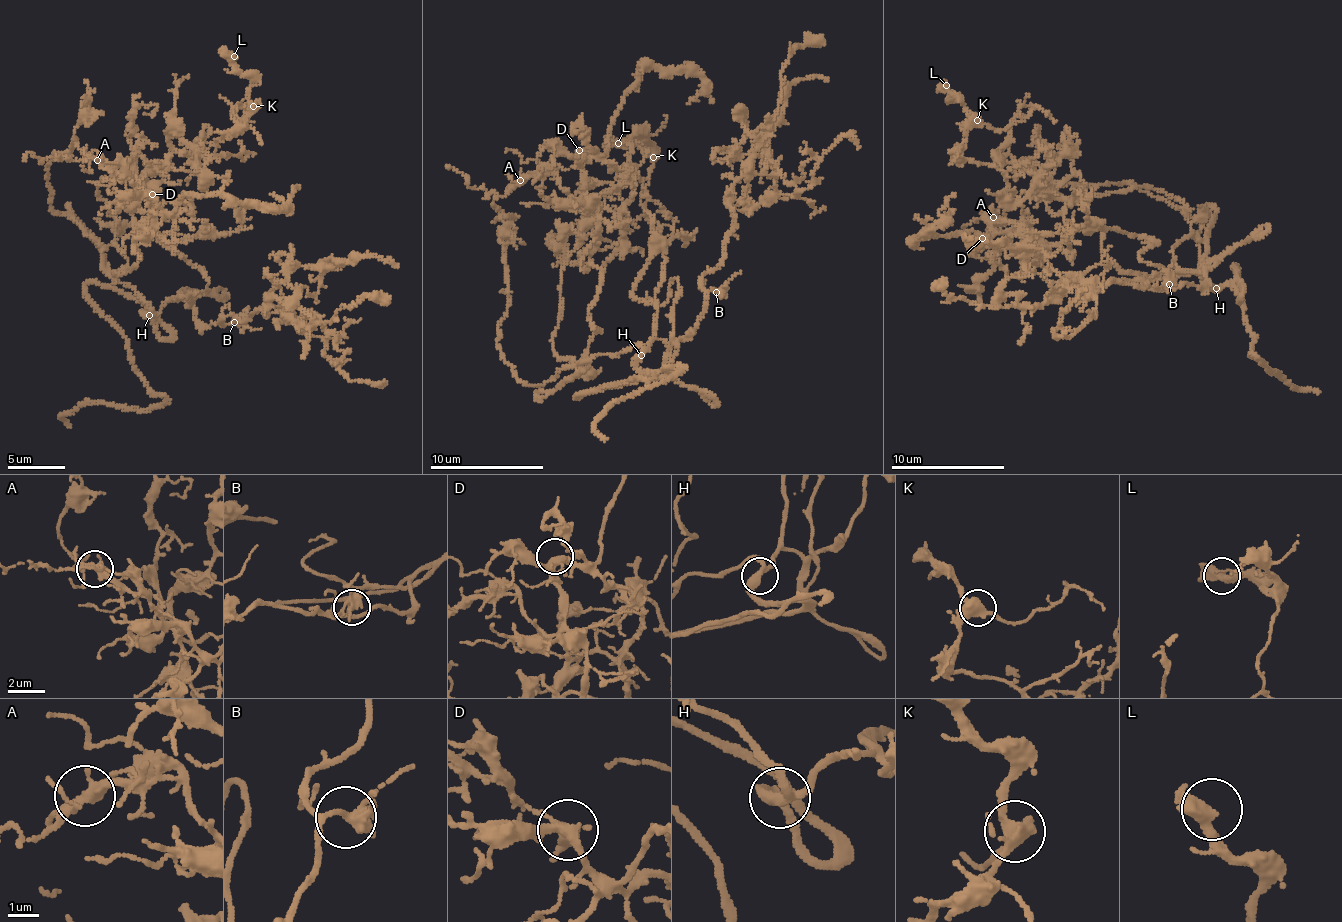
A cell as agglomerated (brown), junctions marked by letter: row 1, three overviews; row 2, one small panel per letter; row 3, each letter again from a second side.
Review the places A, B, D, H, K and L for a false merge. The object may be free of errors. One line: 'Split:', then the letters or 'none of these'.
Split: none of these

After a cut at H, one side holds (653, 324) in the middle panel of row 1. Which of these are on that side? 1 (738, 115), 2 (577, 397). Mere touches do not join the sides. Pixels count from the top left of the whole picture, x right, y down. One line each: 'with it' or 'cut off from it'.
1: with it
2: with it

